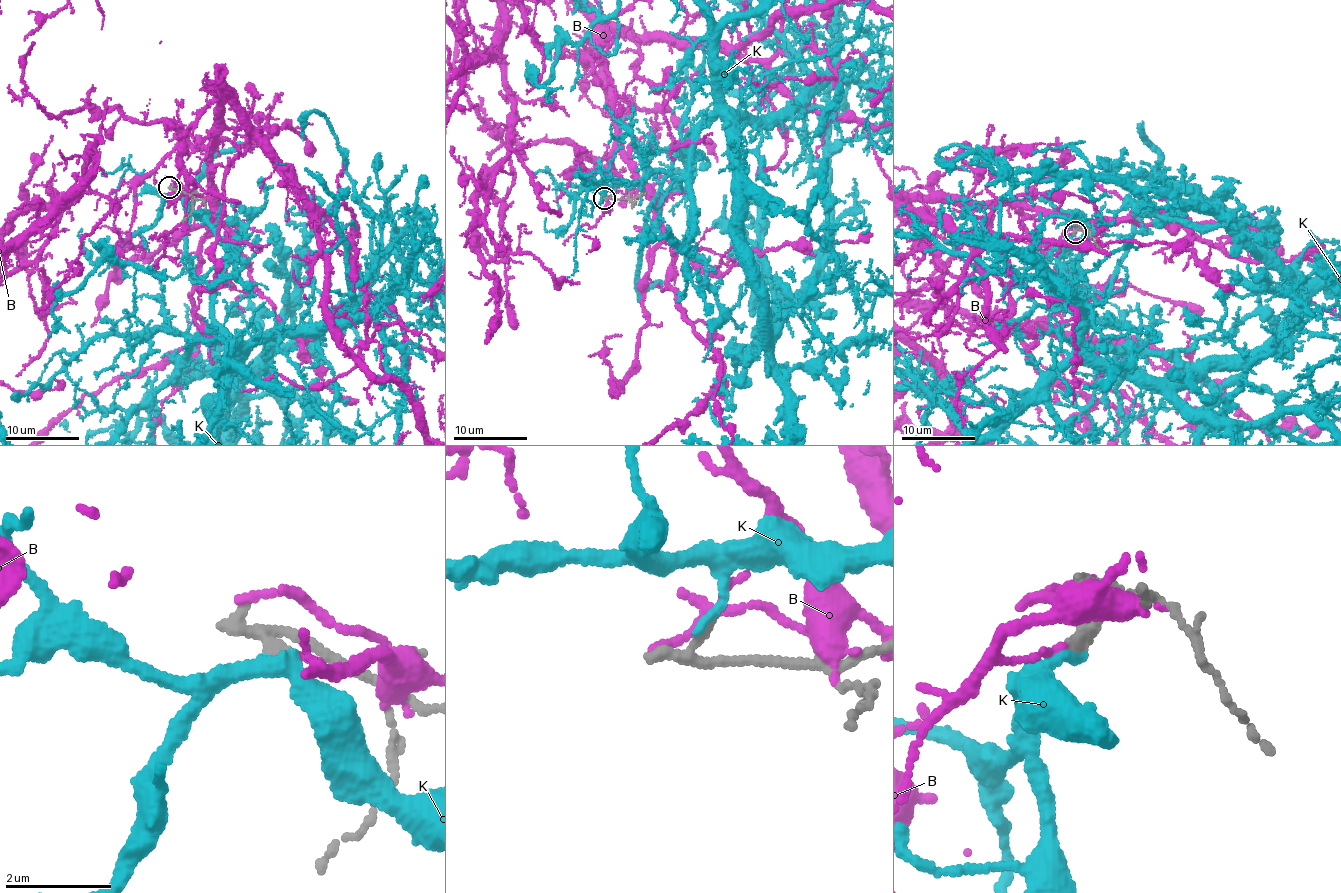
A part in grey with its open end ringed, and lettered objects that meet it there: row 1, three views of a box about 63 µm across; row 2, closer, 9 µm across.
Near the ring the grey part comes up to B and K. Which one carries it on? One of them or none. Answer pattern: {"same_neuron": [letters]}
{"same_neuron": []}

